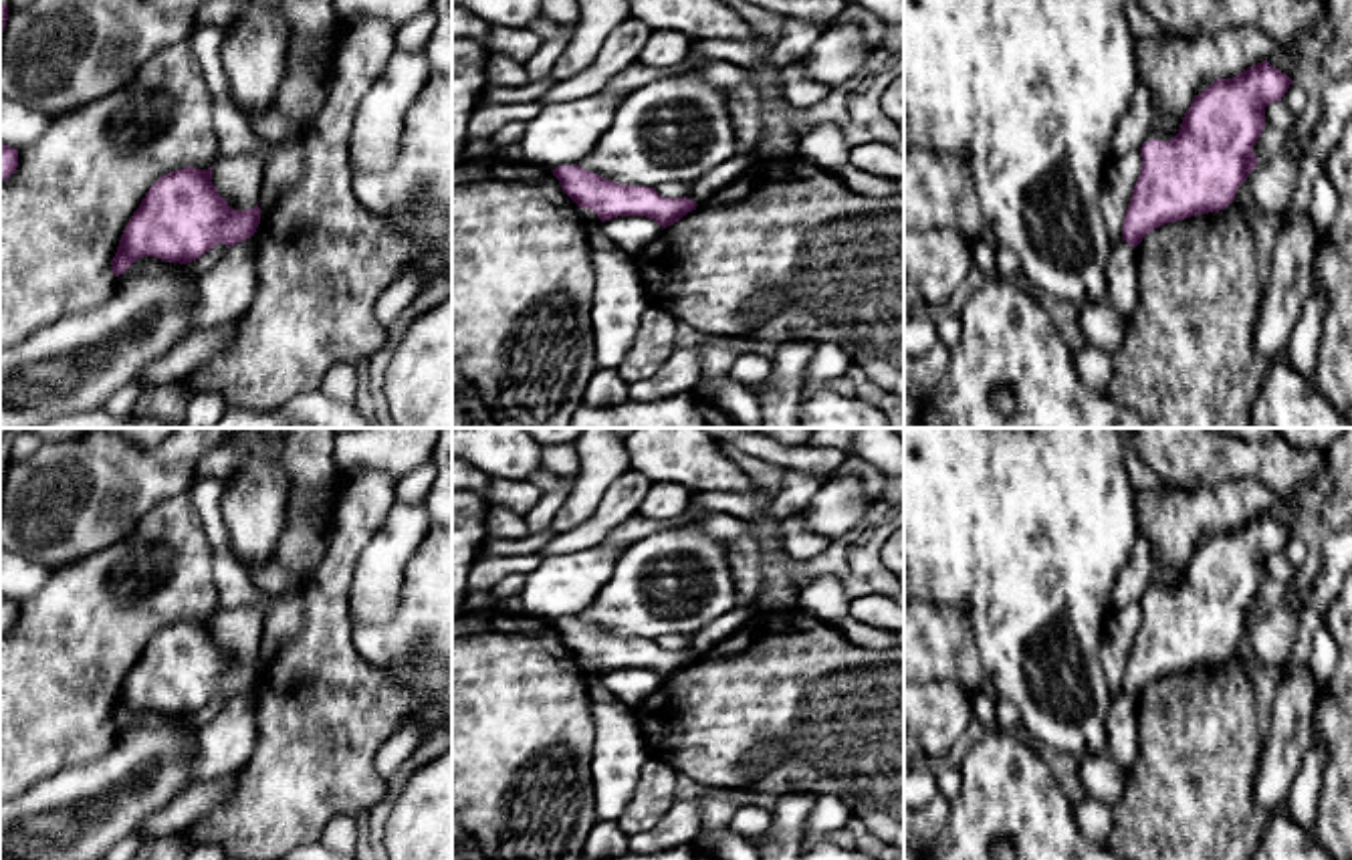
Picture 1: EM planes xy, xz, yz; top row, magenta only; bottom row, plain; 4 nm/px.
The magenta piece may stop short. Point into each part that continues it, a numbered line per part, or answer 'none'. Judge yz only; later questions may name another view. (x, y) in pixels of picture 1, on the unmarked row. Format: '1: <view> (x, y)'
none

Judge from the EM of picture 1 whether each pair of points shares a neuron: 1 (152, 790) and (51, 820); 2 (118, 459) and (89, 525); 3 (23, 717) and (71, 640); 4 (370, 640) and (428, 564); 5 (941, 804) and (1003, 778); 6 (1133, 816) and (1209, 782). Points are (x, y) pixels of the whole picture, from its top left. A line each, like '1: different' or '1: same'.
1: same
2: same
3: same
4: same
5: different
6: same

